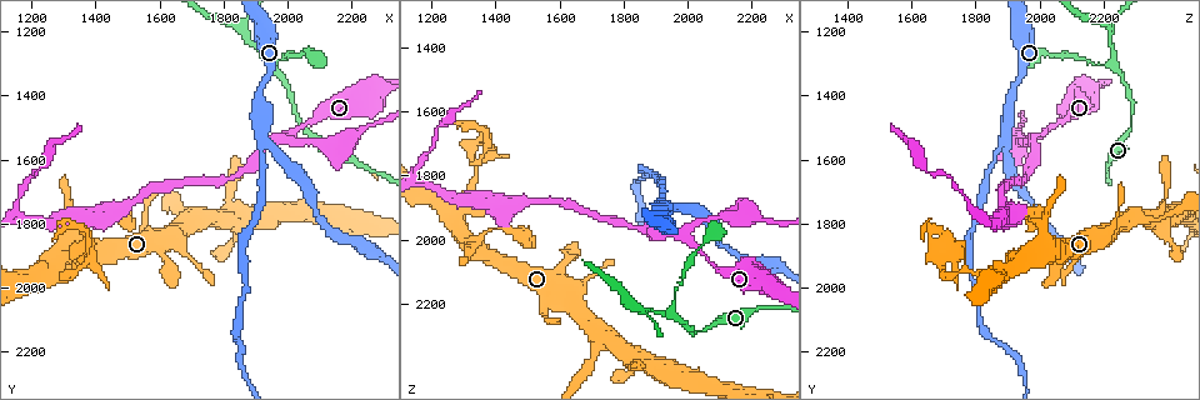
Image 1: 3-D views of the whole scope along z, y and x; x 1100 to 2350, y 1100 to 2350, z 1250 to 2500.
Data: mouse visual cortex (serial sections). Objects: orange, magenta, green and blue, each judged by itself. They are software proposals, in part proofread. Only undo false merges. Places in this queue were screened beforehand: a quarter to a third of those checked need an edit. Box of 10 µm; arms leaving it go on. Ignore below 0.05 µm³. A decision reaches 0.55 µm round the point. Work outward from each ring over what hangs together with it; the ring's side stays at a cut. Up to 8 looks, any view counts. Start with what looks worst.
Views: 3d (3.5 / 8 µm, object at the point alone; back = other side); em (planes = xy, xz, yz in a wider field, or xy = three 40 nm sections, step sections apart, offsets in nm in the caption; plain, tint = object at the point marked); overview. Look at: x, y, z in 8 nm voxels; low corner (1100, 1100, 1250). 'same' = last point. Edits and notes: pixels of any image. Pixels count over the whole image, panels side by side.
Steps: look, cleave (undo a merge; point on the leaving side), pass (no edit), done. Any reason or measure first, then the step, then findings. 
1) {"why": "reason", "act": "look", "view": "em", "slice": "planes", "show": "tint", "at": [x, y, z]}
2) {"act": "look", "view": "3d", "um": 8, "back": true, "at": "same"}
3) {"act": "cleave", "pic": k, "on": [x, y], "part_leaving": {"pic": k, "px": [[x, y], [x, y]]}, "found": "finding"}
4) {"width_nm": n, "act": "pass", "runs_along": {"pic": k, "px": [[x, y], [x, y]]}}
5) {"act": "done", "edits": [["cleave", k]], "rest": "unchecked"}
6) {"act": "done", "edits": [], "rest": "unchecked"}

{"why": "calibre changes", "act": "look", "view": "3d", "um": 3.5, "at": [1920, 1540, 1880]}

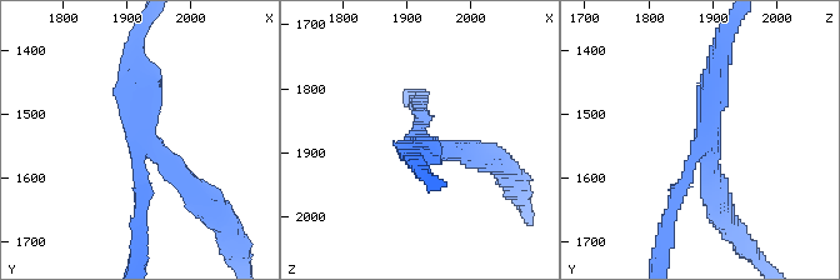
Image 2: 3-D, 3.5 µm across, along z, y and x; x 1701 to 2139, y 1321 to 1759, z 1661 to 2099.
{"act": "look", "view": "em", "slice": "planes", "show": "plain", "at": [1915, 1535, 1885]}

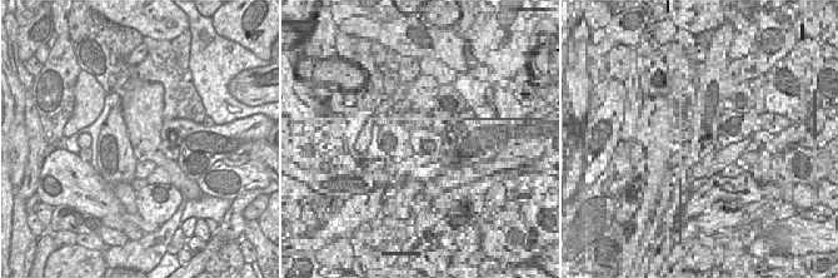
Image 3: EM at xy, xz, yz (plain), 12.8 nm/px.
{"why": "where the object lies", "act": "look", "view": "em", "slice": "planes", "show": "tint", "at": "same"}

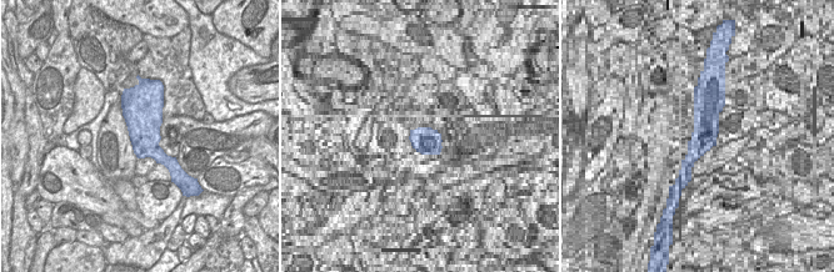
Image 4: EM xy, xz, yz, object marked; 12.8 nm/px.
{"arm_widths_nm": [200, 300, 350], "act": "pass", "runs_along": {"pic": 2, "px": [[135, 55], [139, 140], [200, 198]]}, "found": "one cell here"}

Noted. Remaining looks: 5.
{"why": "thin neck", "act": "look", "view": "3d", "um": 3.5, "at": [1330, 1920, 1770]}

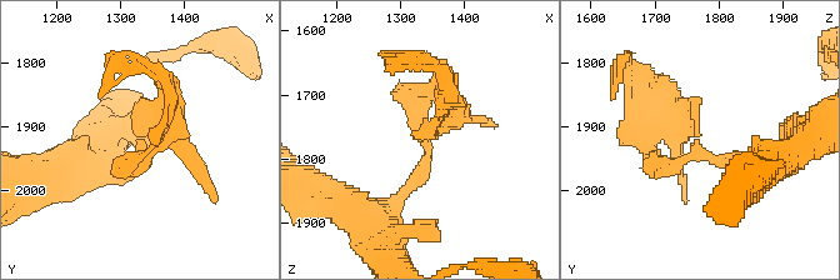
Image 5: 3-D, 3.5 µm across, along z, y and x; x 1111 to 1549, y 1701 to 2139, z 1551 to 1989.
{"why": "now the EM", "act": "look", "view": "em", "slice": "xy", "step": 5, "show": "tint", "at": [1340, 1920, 1760]}

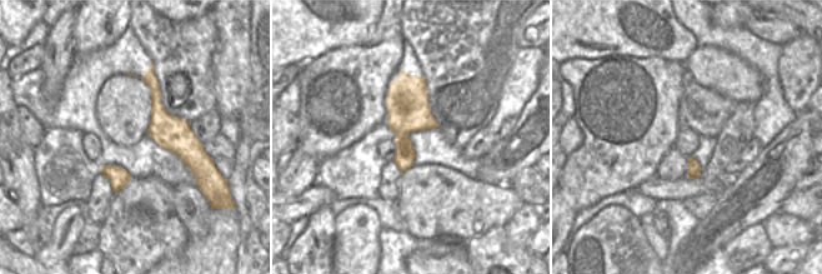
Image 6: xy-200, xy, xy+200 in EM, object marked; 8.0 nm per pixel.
{"act": "look", "view": "em", "slice": "xy", "step": 2, "show": "tint", "at": "same"}

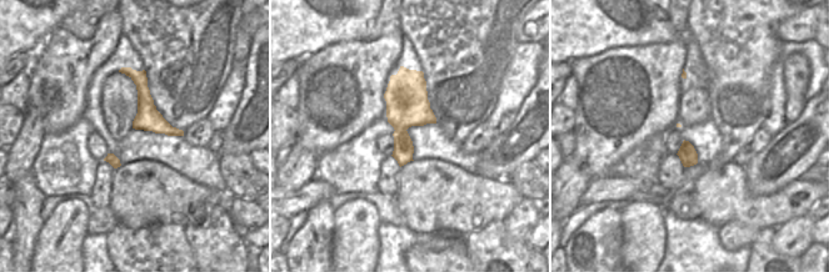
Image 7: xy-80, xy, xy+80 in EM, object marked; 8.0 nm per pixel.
{"act": "pass", "found": "one cell here"}

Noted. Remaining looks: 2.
{"why": "three arms meet", "act": "look", "view": "3d", "um": 3.5, "at": [1960, 1310, 2230]}

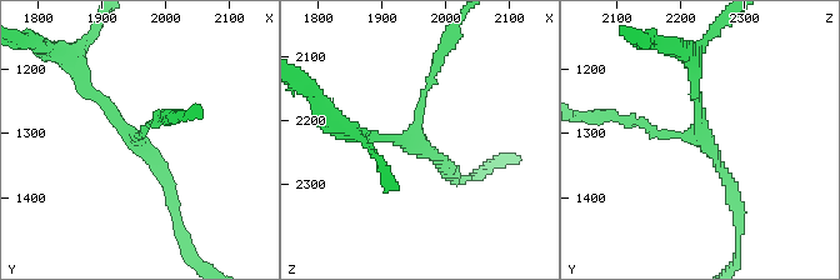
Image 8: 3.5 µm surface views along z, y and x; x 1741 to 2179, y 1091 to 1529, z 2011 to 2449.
{"arms": 3, "arm_widths_nm": [100, 150, 150], "act": "look", "view": "em", "slice": "xy", "step": 3, "show": "tint", "at": [1955, 1315, 2240]}

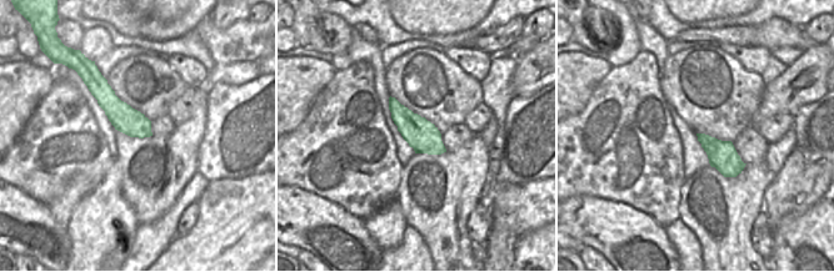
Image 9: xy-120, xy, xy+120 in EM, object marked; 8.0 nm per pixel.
{"act": "pass", "runs_along": {"pic": 8, "px": [[175, 206], [155, 156], [83, 80]]}, "found": "all the same cell"}

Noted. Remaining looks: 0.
{"act": "done", "edits": [], "rest": "unchecked"}

